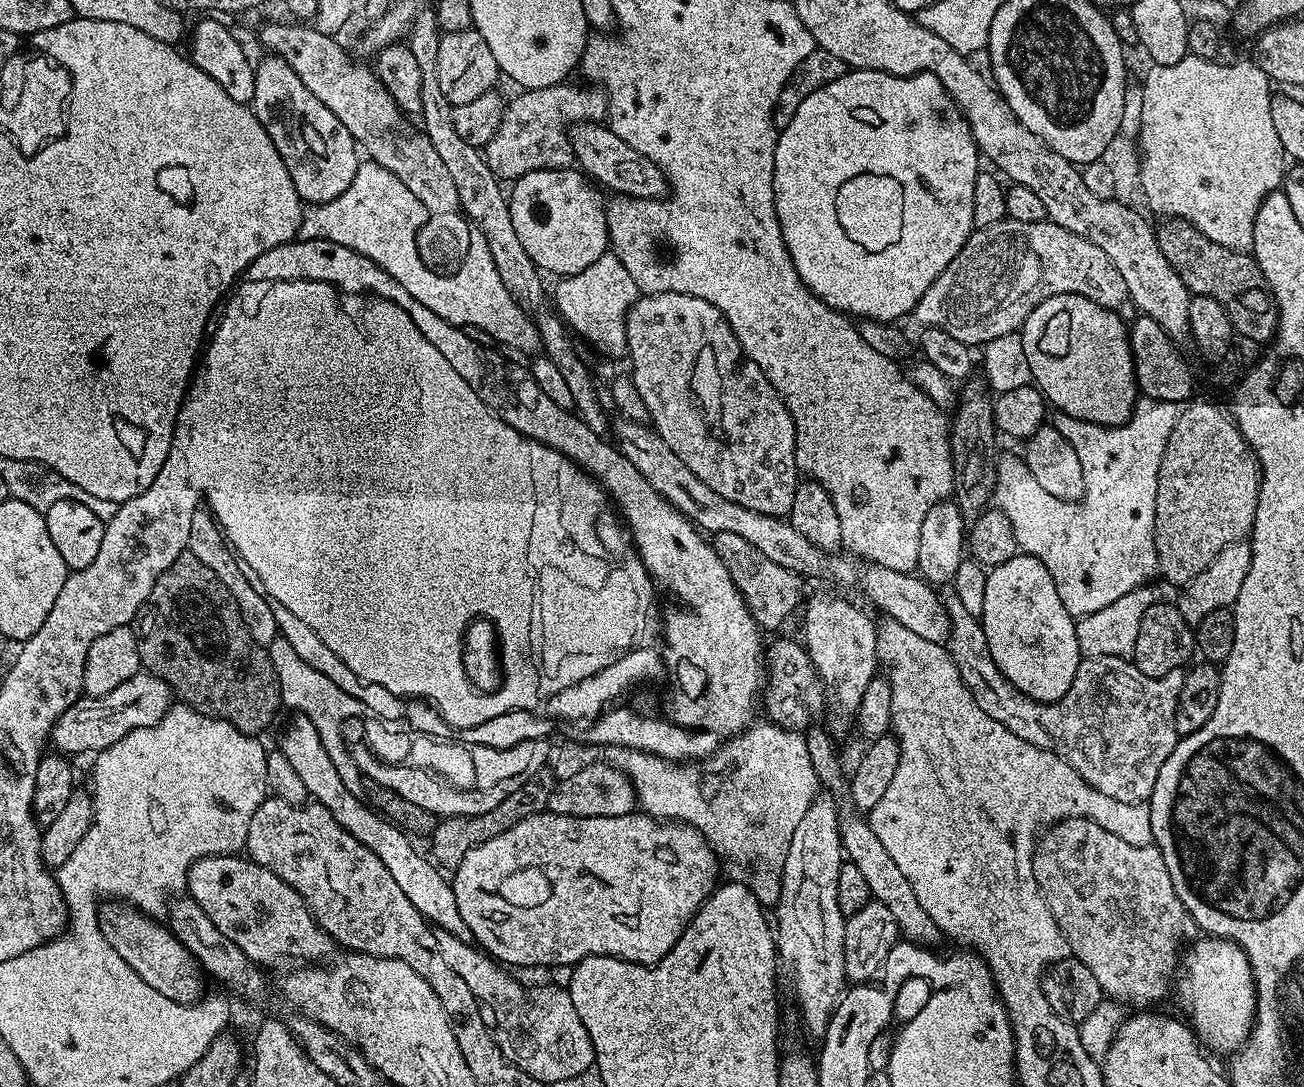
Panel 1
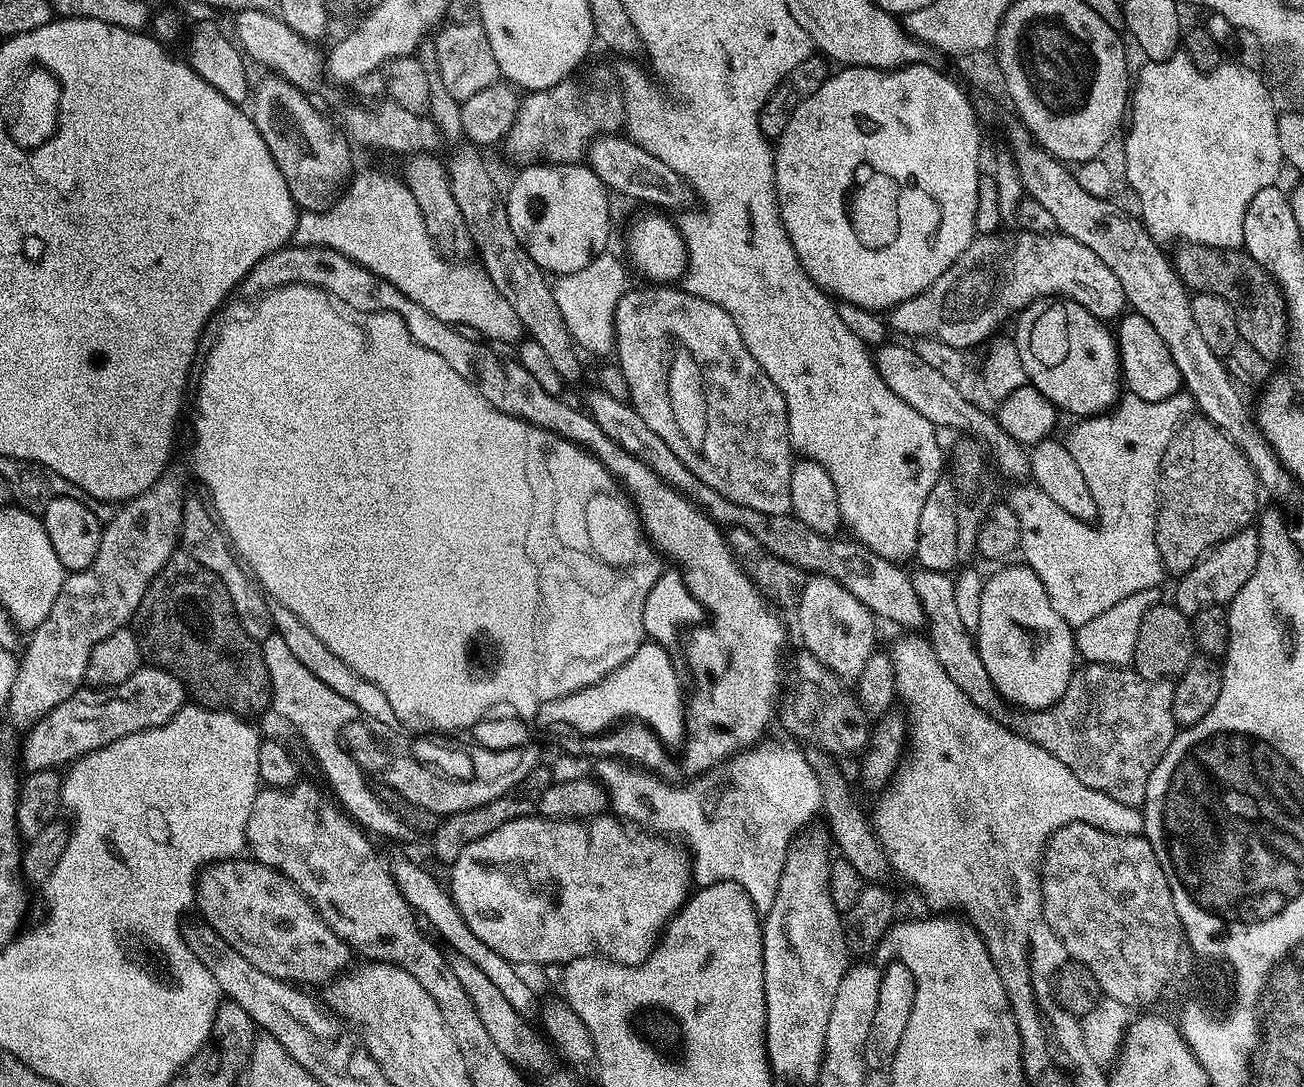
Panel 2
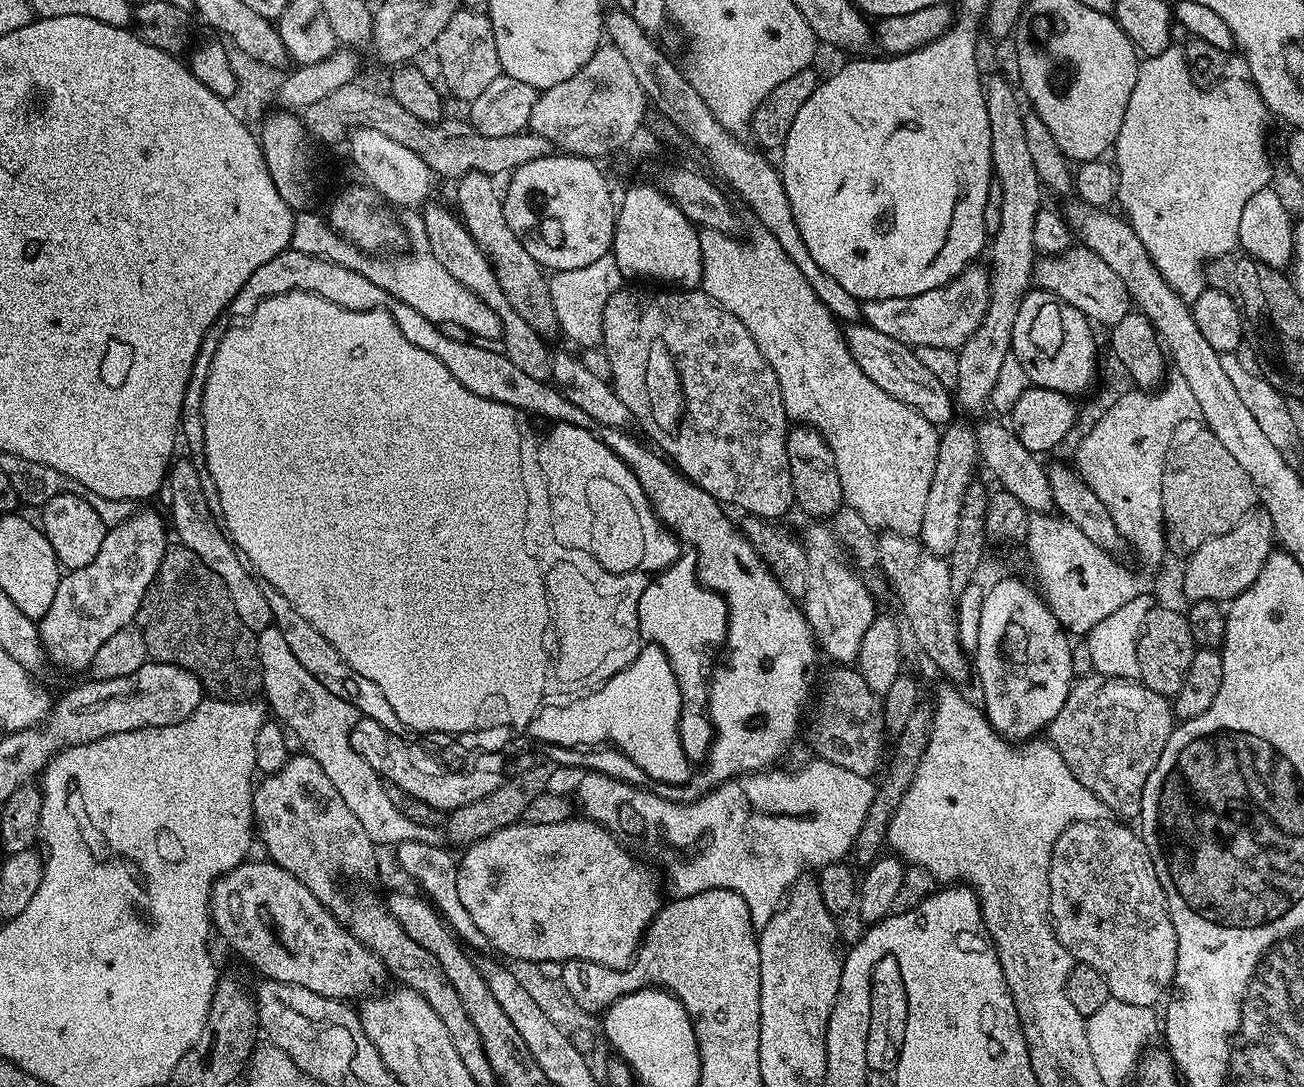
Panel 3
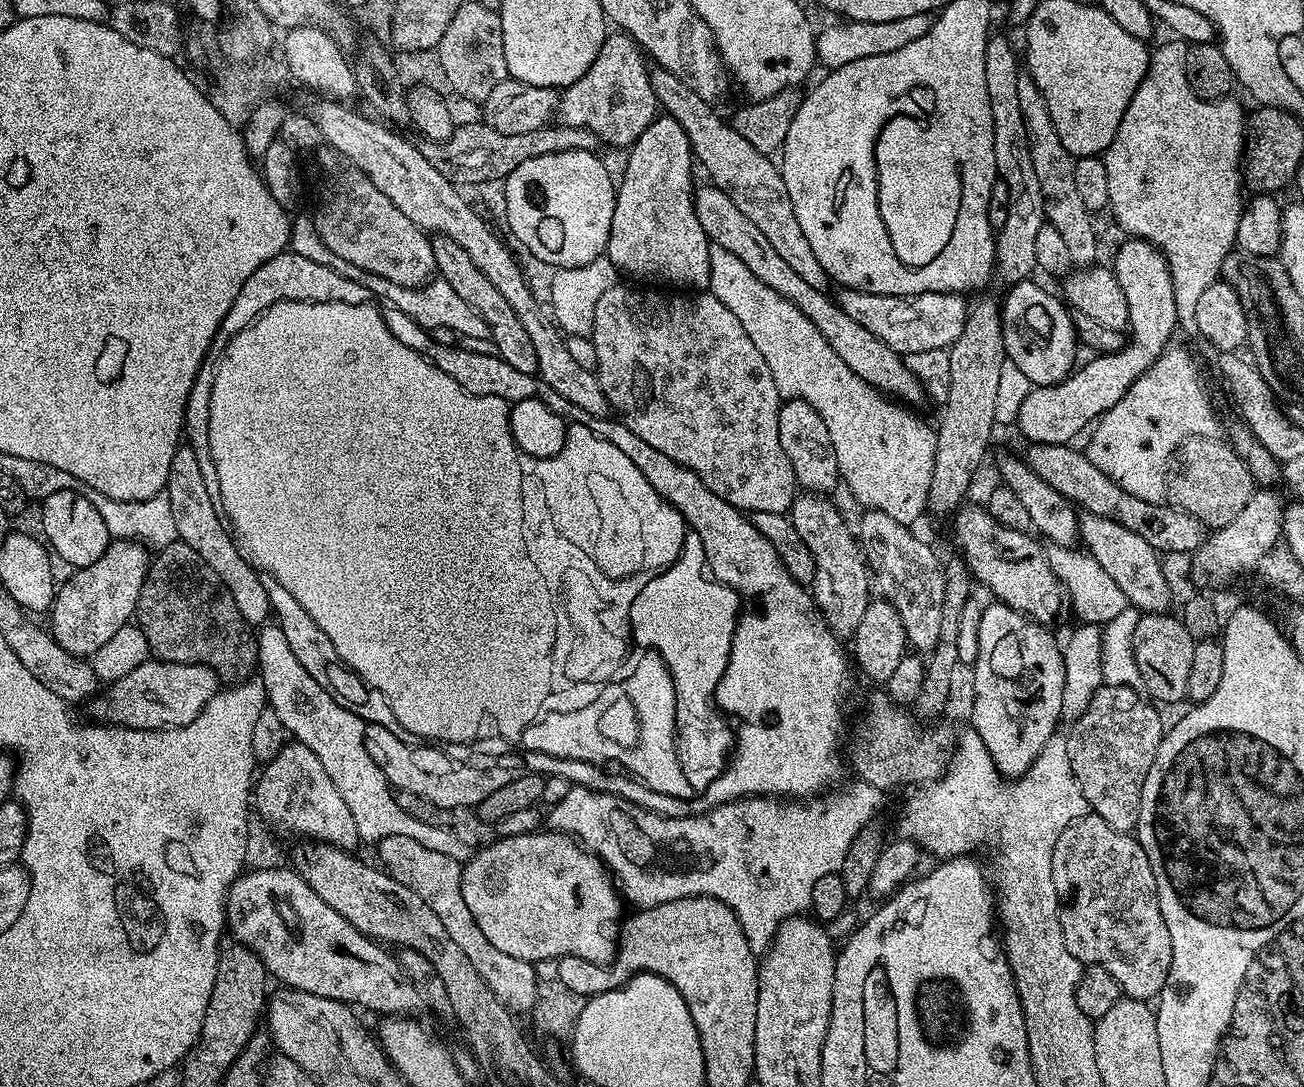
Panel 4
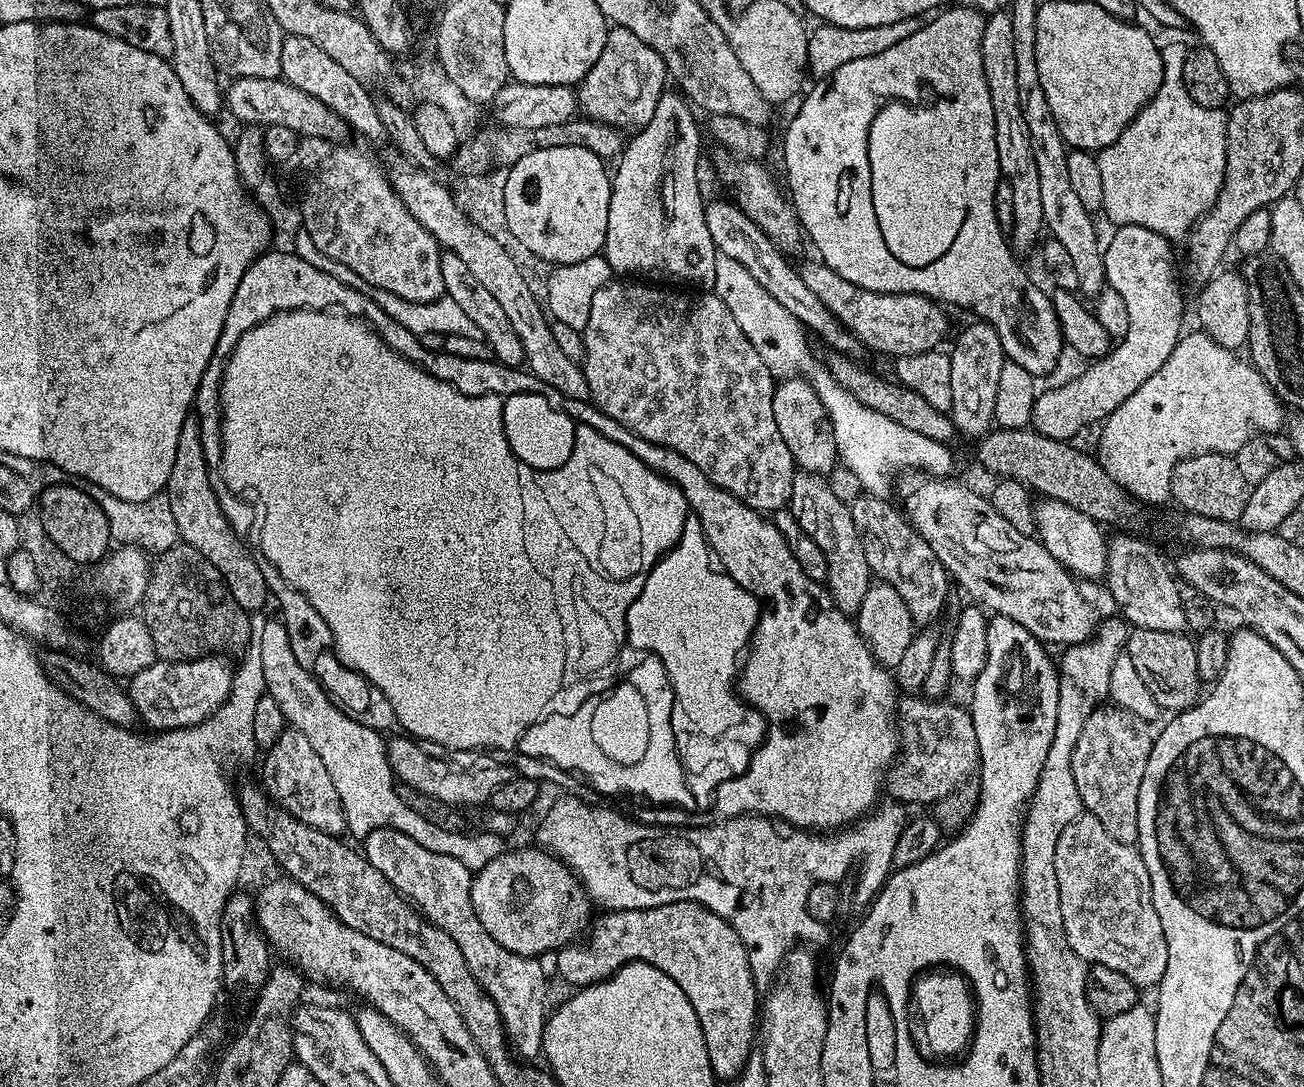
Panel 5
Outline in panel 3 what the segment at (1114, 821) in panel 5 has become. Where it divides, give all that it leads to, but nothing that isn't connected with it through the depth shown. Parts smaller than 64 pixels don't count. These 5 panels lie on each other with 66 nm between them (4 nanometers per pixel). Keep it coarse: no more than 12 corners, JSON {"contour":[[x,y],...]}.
{"contour":[[1084,674],[1046,739],[1109,813],[1140,815],[1169,697]]}

